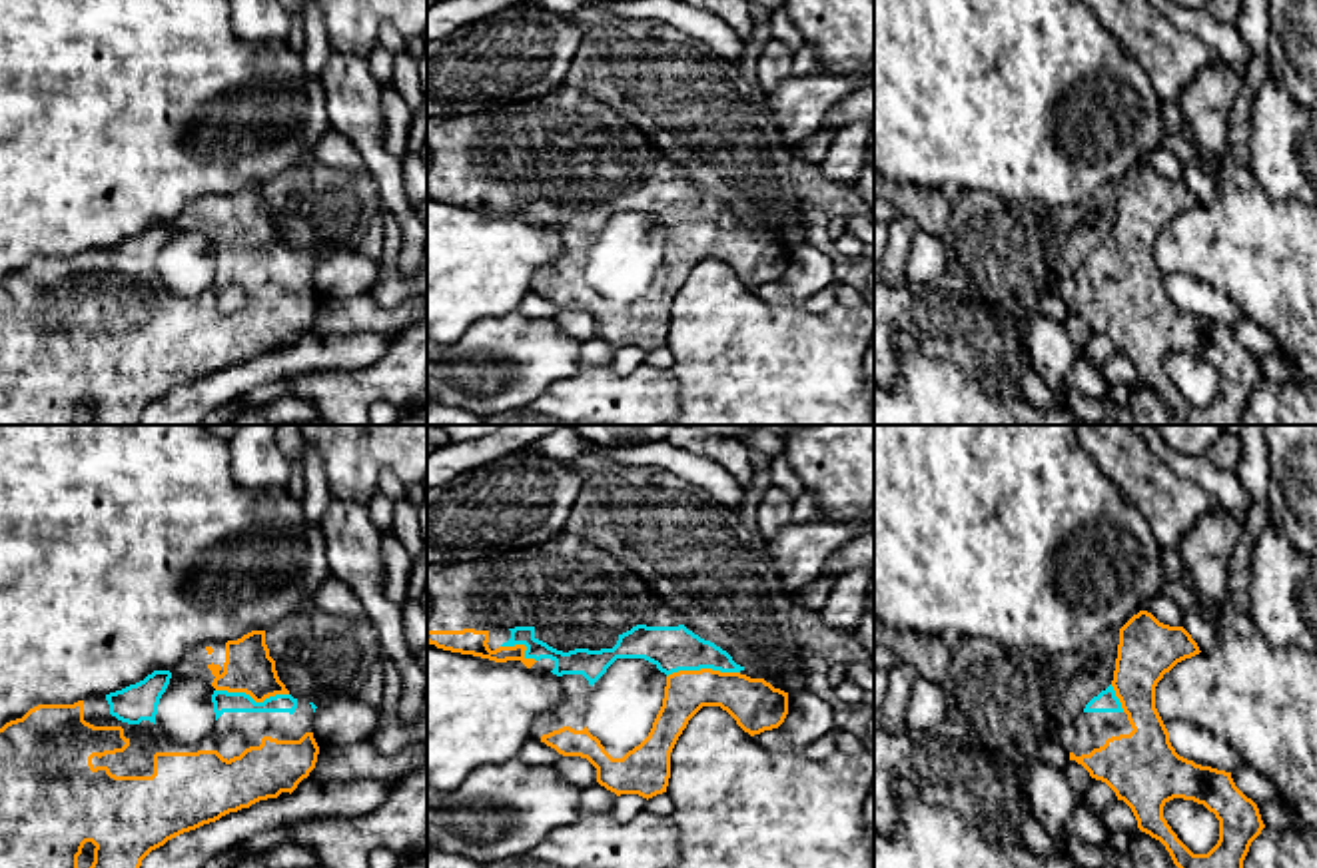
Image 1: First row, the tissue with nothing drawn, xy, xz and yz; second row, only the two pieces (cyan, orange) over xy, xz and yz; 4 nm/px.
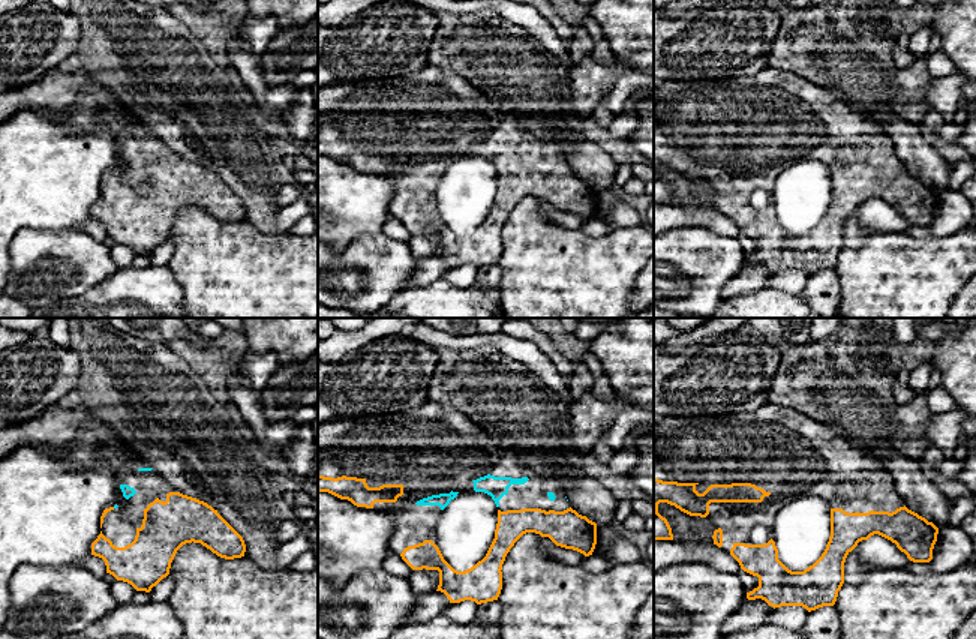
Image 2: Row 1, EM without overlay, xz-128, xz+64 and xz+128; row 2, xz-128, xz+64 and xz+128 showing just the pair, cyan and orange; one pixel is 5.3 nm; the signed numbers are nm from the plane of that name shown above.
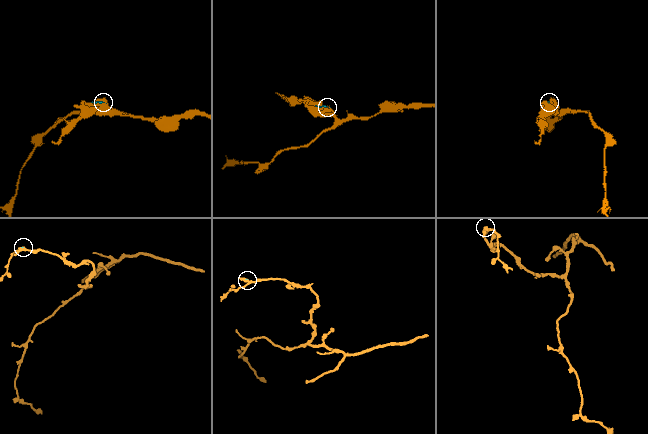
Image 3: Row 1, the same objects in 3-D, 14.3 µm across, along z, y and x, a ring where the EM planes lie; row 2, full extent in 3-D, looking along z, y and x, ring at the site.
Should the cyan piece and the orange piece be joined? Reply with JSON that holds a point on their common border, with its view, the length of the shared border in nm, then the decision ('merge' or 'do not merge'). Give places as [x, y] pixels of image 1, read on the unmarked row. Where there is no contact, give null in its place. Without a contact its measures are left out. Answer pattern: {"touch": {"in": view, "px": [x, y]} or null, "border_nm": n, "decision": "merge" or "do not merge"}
{"touch": {"in": "xy", "px": [250, 250]}, "border_nm": 300, "decision": "merge"}

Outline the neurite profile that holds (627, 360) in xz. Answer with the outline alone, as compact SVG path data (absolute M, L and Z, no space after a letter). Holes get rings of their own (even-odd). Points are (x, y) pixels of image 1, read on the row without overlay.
M621 347L621 349L617 349L609 367L619 375L629 375L643 363L647 363L647 351L643 351L639 347Z

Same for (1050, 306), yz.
M1046 291L1038 295L1034 313L1050 321L1064 323L1070 315L1070 305L1060 295Z

